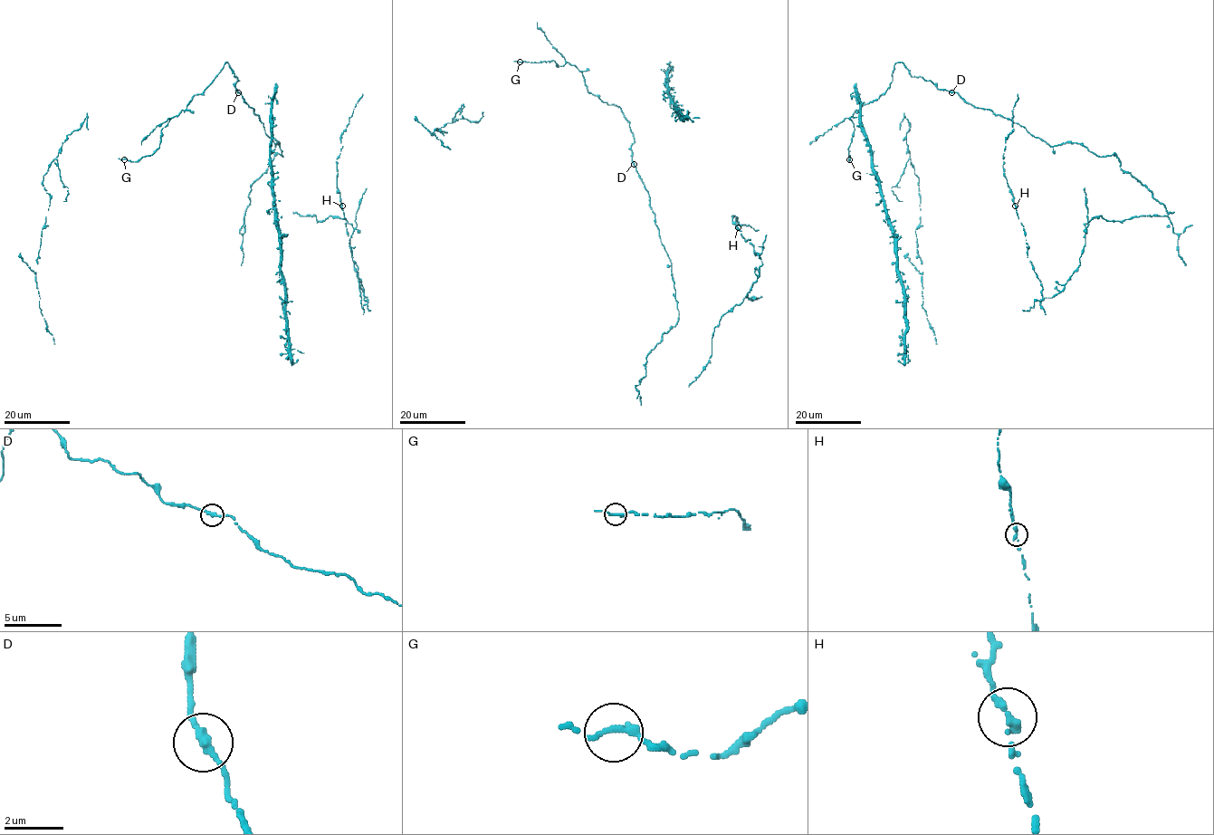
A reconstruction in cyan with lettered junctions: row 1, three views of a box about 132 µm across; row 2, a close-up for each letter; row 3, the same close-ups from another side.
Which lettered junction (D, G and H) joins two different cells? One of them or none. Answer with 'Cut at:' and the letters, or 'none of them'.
Cut at: none of them

